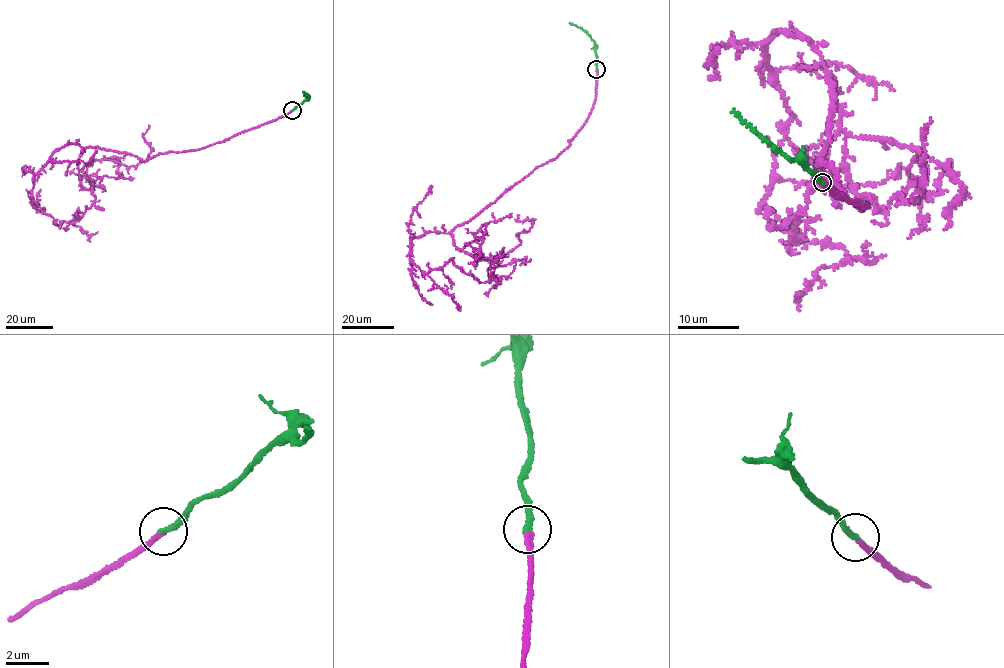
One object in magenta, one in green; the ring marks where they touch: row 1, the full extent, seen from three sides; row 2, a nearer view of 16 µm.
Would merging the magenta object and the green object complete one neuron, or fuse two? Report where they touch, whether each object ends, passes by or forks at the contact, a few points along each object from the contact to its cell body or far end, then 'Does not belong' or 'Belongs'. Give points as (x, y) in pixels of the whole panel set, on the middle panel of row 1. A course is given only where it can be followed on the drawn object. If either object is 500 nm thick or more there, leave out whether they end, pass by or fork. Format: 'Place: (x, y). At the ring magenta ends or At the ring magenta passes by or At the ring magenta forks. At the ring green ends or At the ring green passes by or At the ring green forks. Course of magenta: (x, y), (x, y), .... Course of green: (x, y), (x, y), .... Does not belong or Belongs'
Place: (596, 69). At the ring magenta ends. At the ring green ends. Course of magenta: (597, 69), (568, 146), (451, 231), (412, 238), (410, 259), (424, 275), (451, 259), (487, 281), (504, 246). Course of green: (597, 69), (593, 40), (569, 23). Belongs

